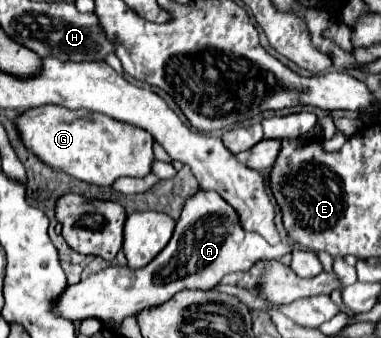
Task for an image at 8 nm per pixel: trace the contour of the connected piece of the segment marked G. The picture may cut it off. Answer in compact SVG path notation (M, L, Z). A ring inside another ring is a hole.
M38 106L16 118L22 142L50 168L62 170L82 182L112 186L118 178L144 178L154 164L150 132L88 110L66 110L62 106Z

